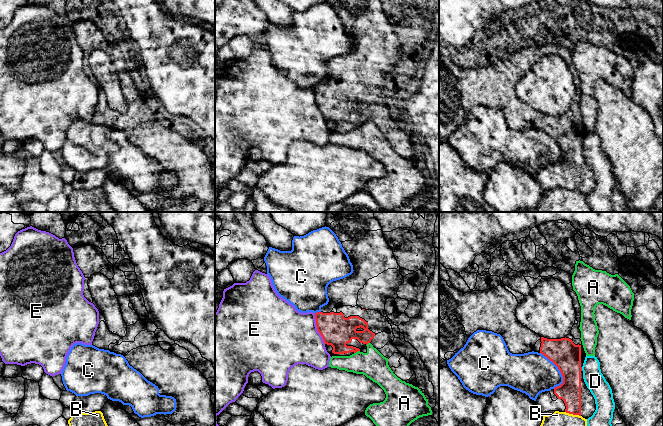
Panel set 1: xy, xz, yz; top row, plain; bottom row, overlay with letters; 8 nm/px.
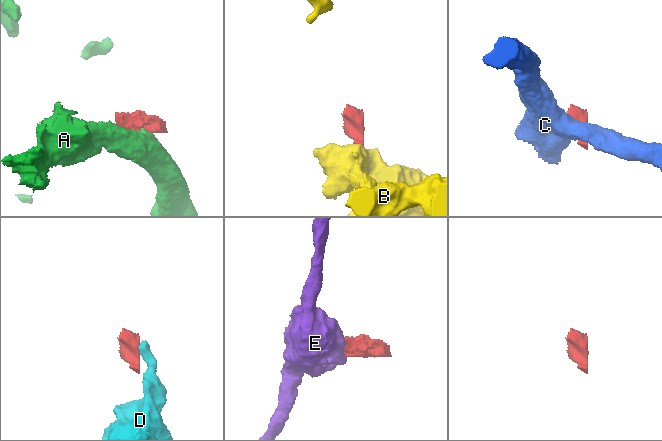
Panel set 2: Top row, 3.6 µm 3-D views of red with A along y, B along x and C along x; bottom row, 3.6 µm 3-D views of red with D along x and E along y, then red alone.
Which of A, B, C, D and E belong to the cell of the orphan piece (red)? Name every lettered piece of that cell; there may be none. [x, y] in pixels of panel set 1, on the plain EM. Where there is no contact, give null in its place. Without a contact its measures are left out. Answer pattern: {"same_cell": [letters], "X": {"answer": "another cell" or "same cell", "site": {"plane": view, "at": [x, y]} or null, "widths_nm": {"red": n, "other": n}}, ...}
{"same_cell": [], "A": {"answer": "another cell", "site": {"plane": "xz", "at": [356, 127]}, "widths_nm": {"red": 260, "other": 220}}, "B": {"answer": "another cell", "site": {"plane": "yz", "at": [573, 190]}, "widths_nm": {"red": 180, "other": 380}}, "C": {"answer": "another cell", "site": {"plane": "yz", "at": [558, 144]}, "widths_nm": {"red": 220, "other": 340}}, "D": {"answer": "another cell", "site": {"plane": "yz", "at": [581, 145]}, "widths_nm": {"red": 220, "other": 160}}, "E": {"answer": "another cell", "site": {"plane": "xz", "at": [317, 105]}, "widths_nm": {"red": 260, "other": 460}}}

